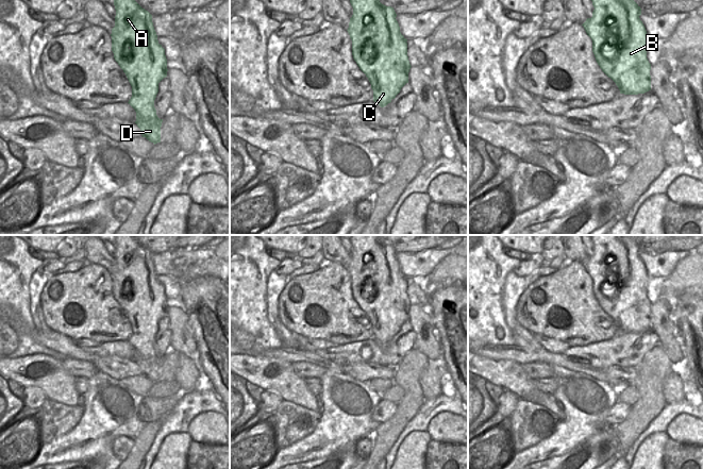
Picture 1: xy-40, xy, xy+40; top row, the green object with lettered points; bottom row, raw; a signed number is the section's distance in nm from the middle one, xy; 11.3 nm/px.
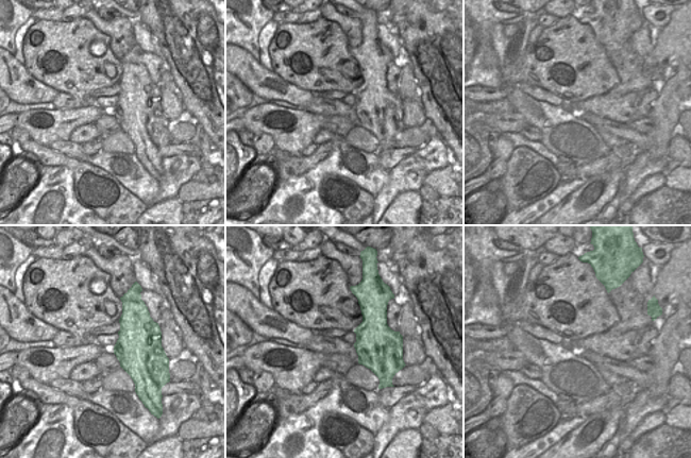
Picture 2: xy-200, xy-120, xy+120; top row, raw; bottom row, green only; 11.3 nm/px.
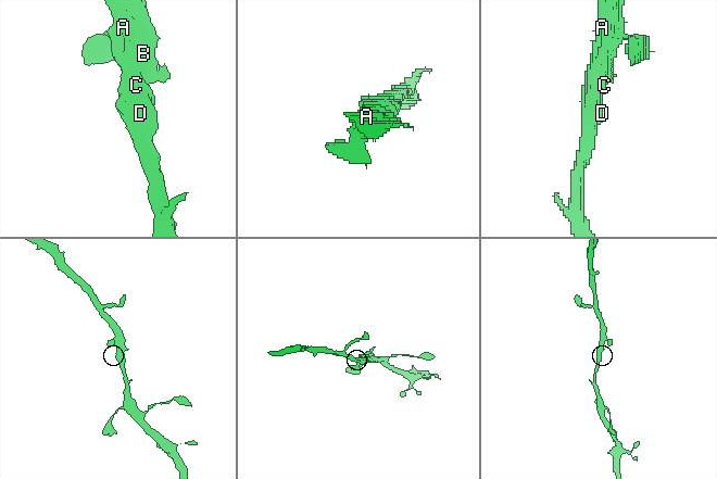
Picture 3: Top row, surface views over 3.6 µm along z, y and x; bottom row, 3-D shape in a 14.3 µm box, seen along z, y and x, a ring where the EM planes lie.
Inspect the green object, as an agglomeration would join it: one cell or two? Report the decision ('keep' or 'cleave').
keep

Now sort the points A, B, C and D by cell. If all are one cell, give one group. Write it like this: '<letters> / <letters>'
A B C D

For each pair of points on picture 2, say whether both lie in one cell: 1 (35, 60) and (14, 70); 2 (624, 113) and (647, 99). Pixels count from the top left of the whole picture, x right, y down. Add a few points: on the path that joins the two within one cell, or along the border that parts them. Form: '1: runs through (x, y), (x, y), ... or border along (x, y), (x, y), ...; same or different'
1: border along (23, 64), (37, 80), (43, 82); different
2: runs through (629, 107), (637, 105), (642, 100); same

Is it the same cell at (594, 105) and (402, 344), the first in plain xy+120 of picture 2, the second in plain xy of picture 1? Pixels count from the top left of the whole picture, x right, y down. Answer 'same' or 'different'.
same

